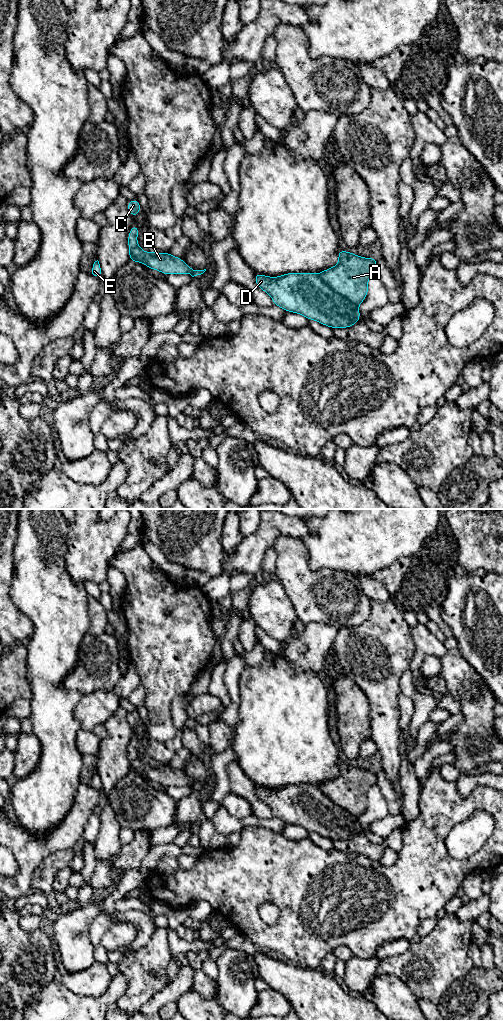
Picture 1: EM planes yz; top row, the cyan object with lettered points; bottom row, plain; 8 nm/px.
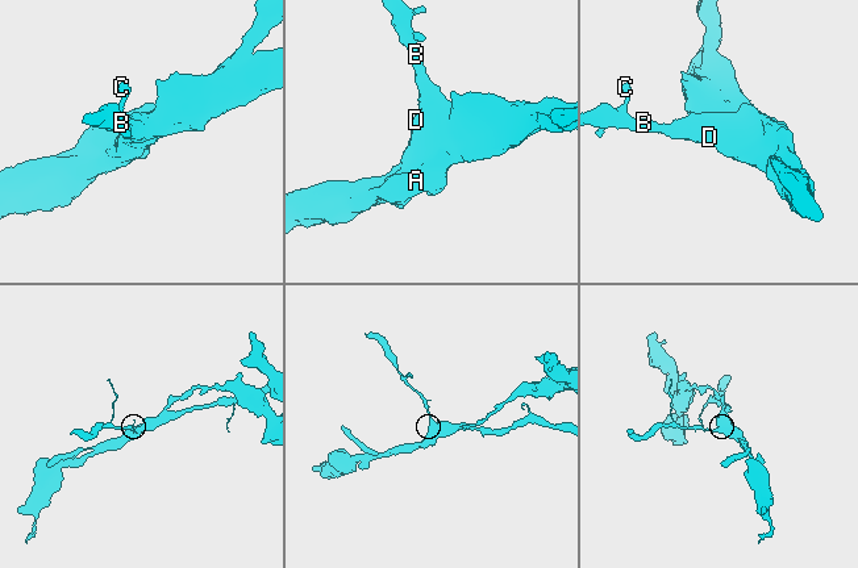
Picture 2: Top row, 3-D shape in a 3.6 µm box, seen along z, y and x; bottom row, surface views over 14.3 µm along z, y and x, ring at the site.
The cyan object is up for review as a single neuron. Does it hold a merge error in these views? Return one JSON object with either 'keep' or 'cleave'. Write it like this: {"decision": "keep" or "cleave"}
{"decision": "cleave"}

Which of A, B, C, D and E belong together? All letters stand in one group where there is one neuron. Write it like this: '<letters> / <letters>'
A / B C D E

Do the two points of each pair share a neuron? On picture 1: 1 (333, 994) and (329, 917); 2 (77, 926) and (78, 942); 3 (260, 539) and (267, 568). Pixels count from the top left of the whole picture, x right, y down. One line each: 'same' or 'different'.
1: different
2: same
3: different

